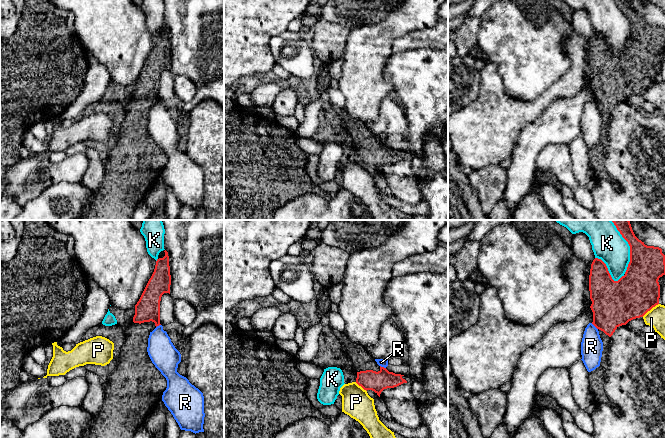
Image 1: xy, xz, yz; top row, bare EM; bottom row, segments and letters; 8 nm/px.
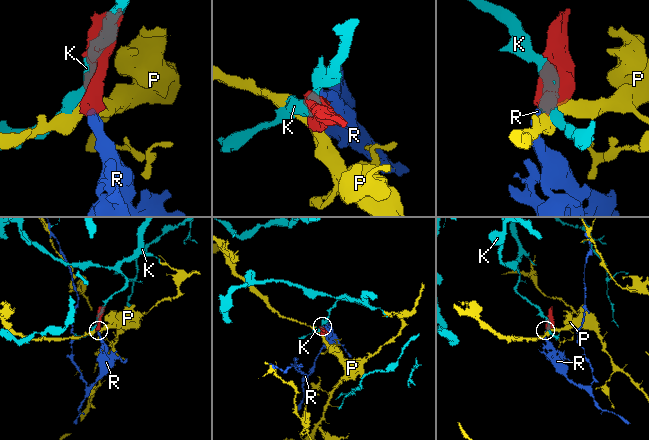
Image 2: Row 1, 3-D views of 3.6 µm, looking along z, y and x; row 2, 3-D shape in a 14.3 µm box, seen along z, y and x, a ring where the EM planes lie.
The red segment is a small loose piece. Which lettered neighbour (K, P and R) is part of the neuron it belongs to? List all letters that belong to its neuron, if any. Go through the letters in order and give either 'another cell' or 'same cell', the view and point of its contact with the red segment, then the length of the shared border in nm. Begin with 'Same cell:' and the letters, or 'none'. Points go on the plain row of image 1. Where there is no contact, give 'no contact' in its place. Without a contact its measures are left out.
Same cell: none
K: another cell | yz (630, 25) | 420 nm
P: another cell | yz (650, 85) | 170 nm
R: another cell | yz (594, 101) | 80 nm

